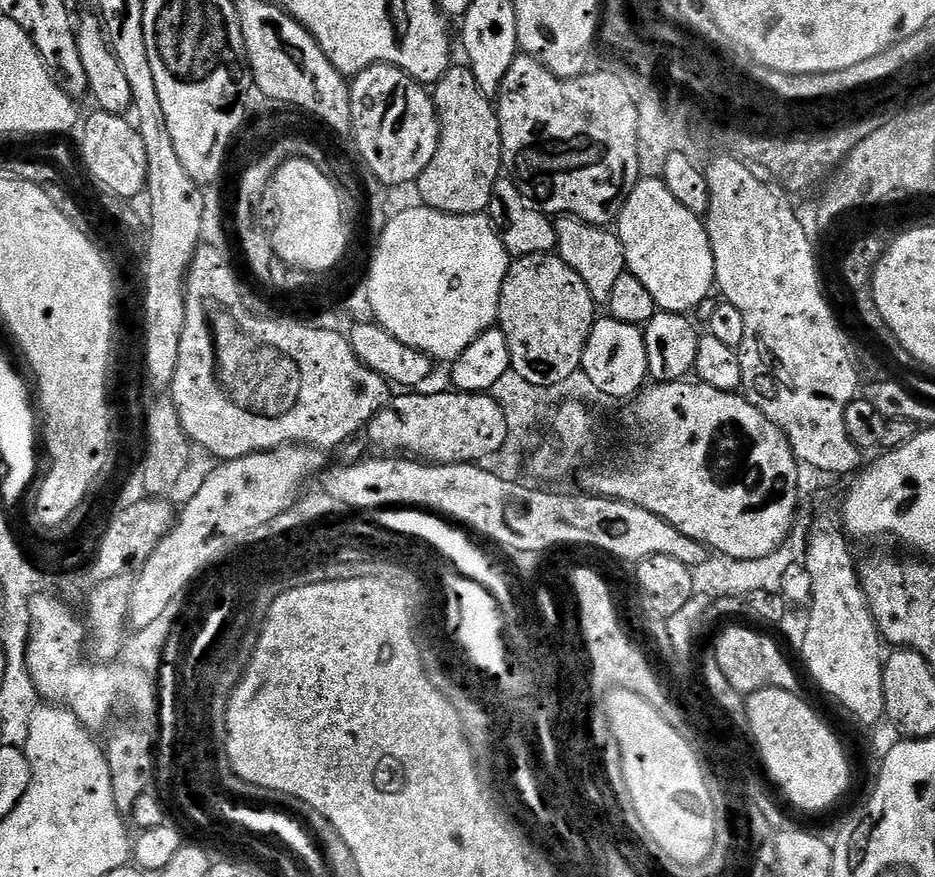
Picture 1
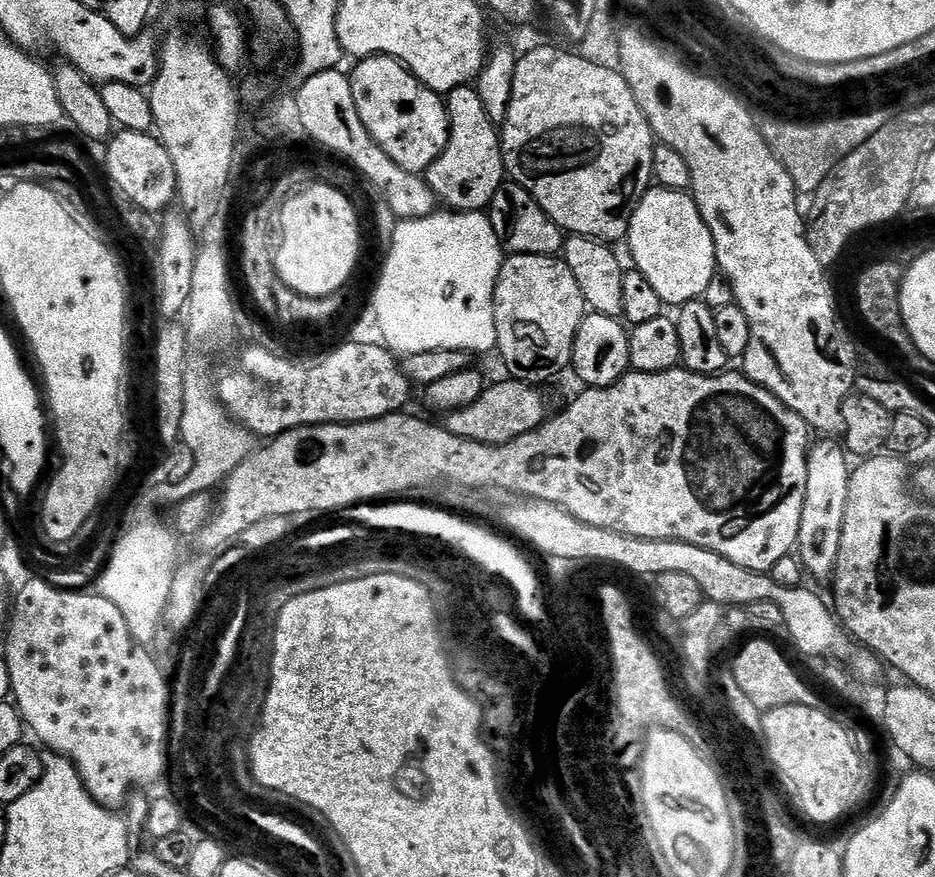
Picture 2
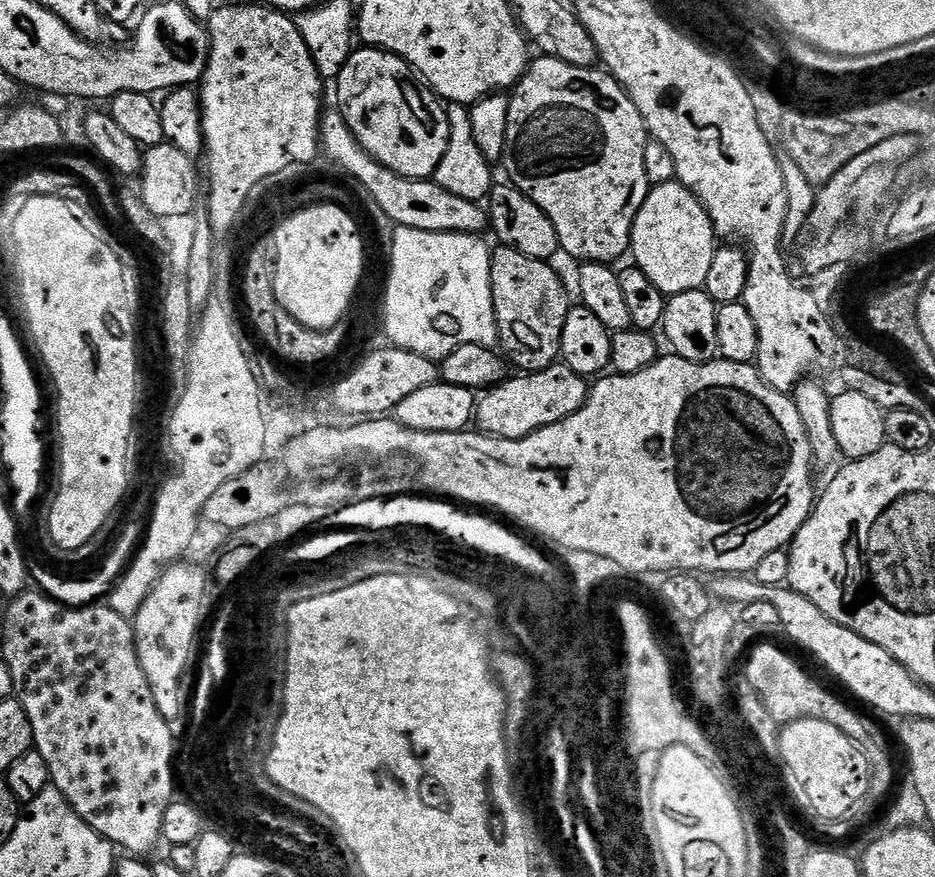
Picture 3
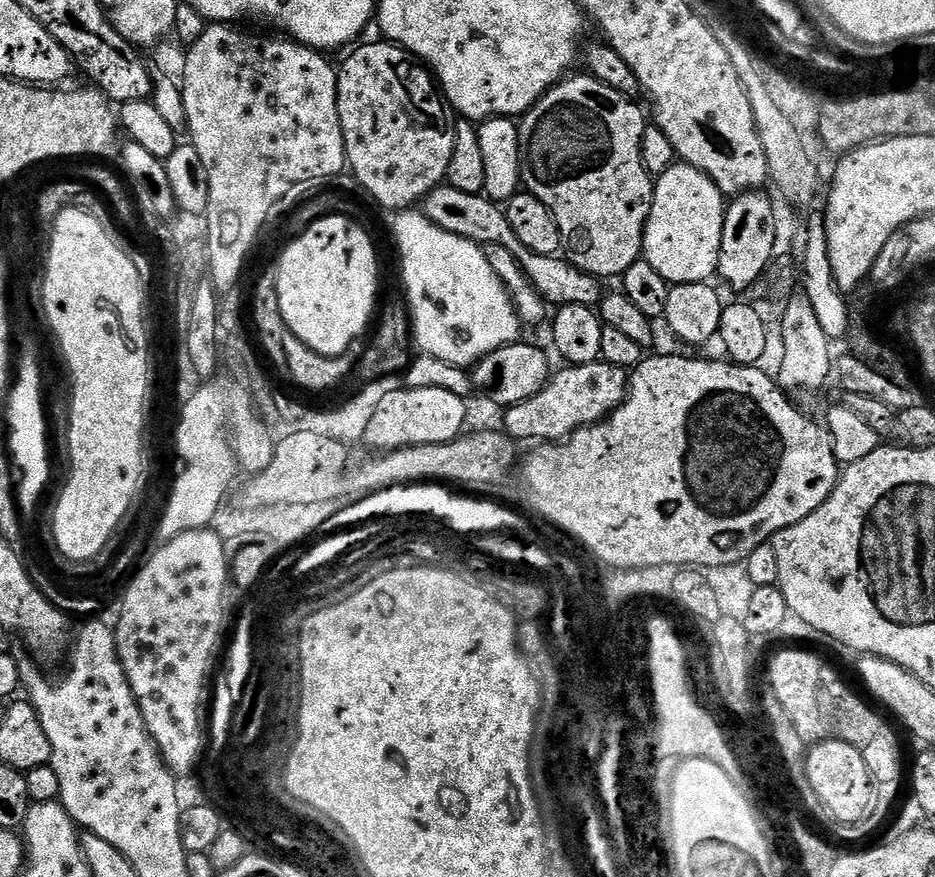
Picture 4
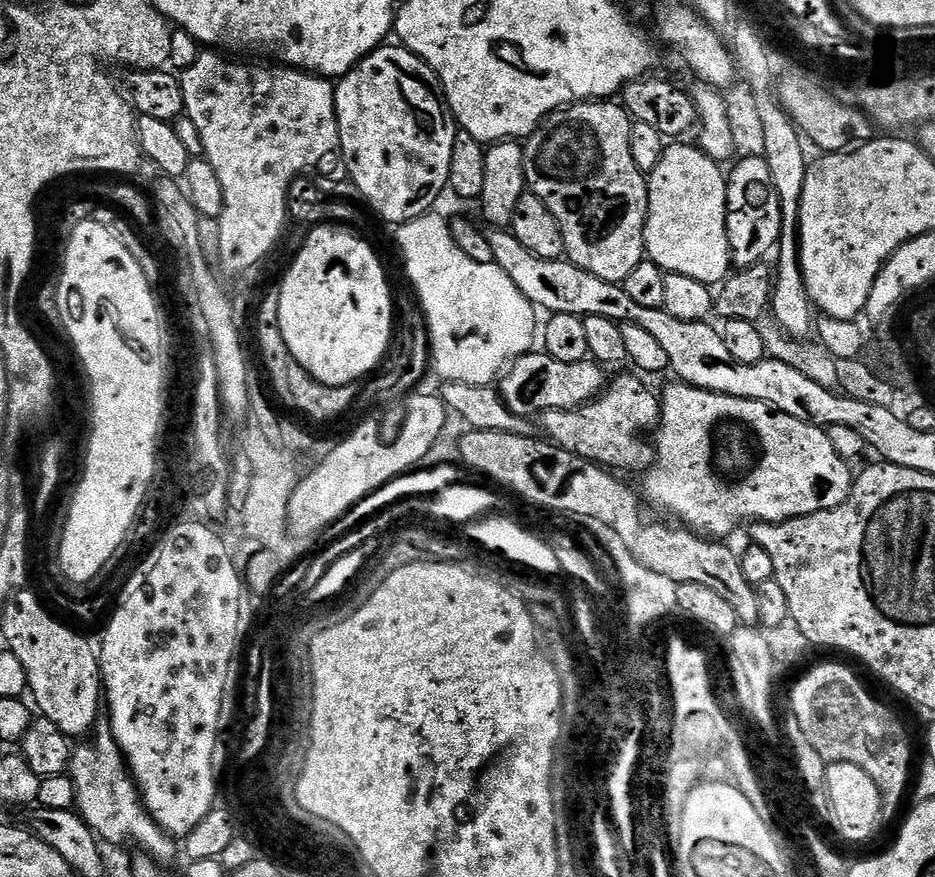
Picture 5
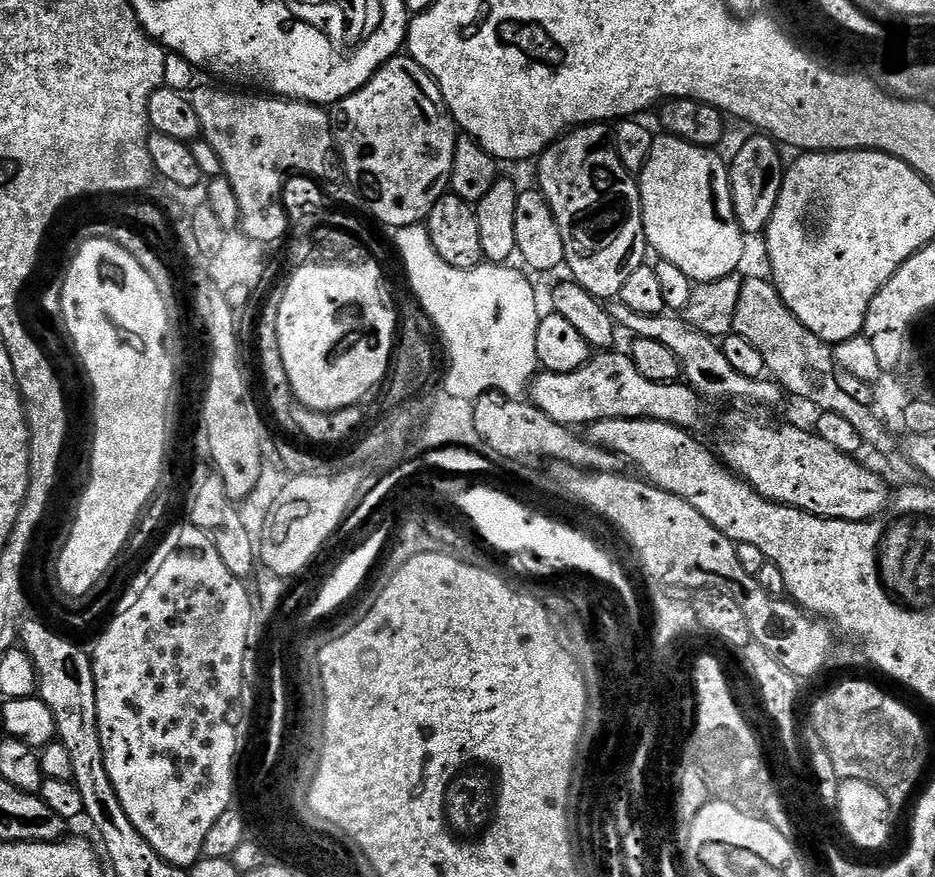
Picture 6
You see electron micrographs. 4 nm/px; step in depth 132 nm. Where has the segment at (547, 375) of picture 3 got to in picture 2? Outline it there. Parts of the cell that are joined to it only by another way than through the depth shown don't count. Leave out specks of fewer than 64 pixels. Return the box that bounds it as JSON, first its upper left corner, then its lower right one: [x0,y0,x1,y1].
[442,378,550,444]

